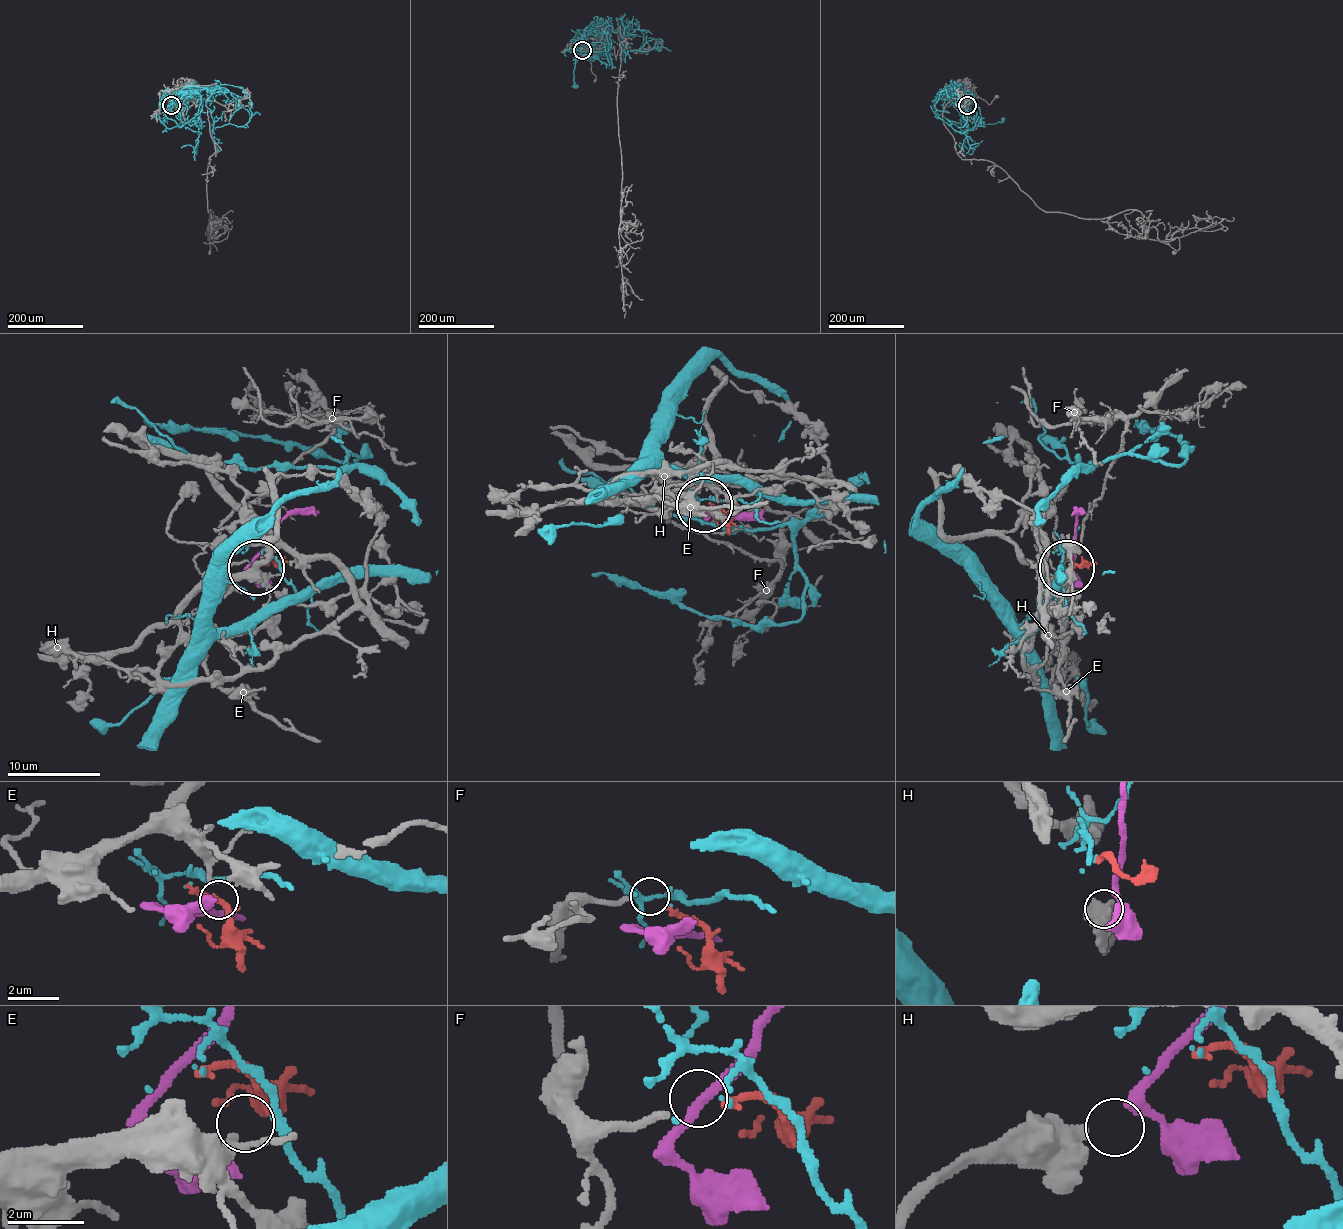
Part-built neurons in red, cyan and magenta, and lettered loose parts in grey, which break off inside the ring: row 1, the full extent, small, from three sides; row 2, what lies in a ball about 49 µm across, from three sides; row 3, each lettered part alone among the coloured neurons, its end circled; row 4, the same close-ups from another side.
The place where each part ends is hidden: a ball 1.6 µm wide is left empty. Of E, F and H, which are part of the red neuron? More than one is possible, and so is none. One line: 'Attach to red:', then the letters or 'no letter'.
Attach to red: F

